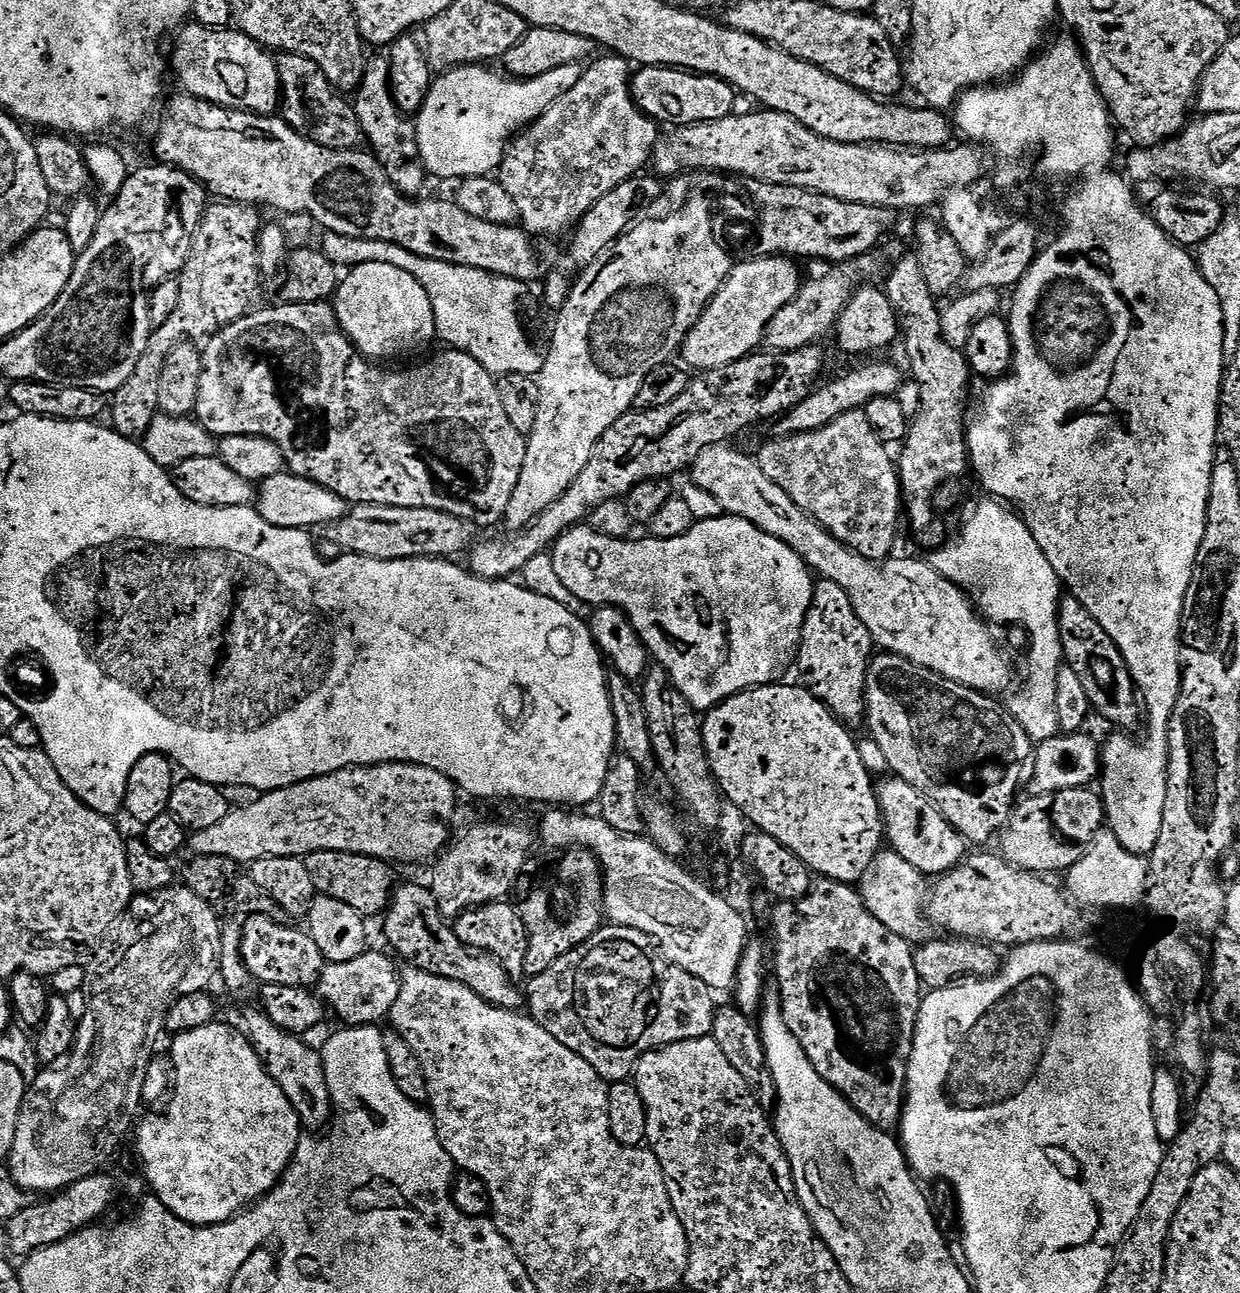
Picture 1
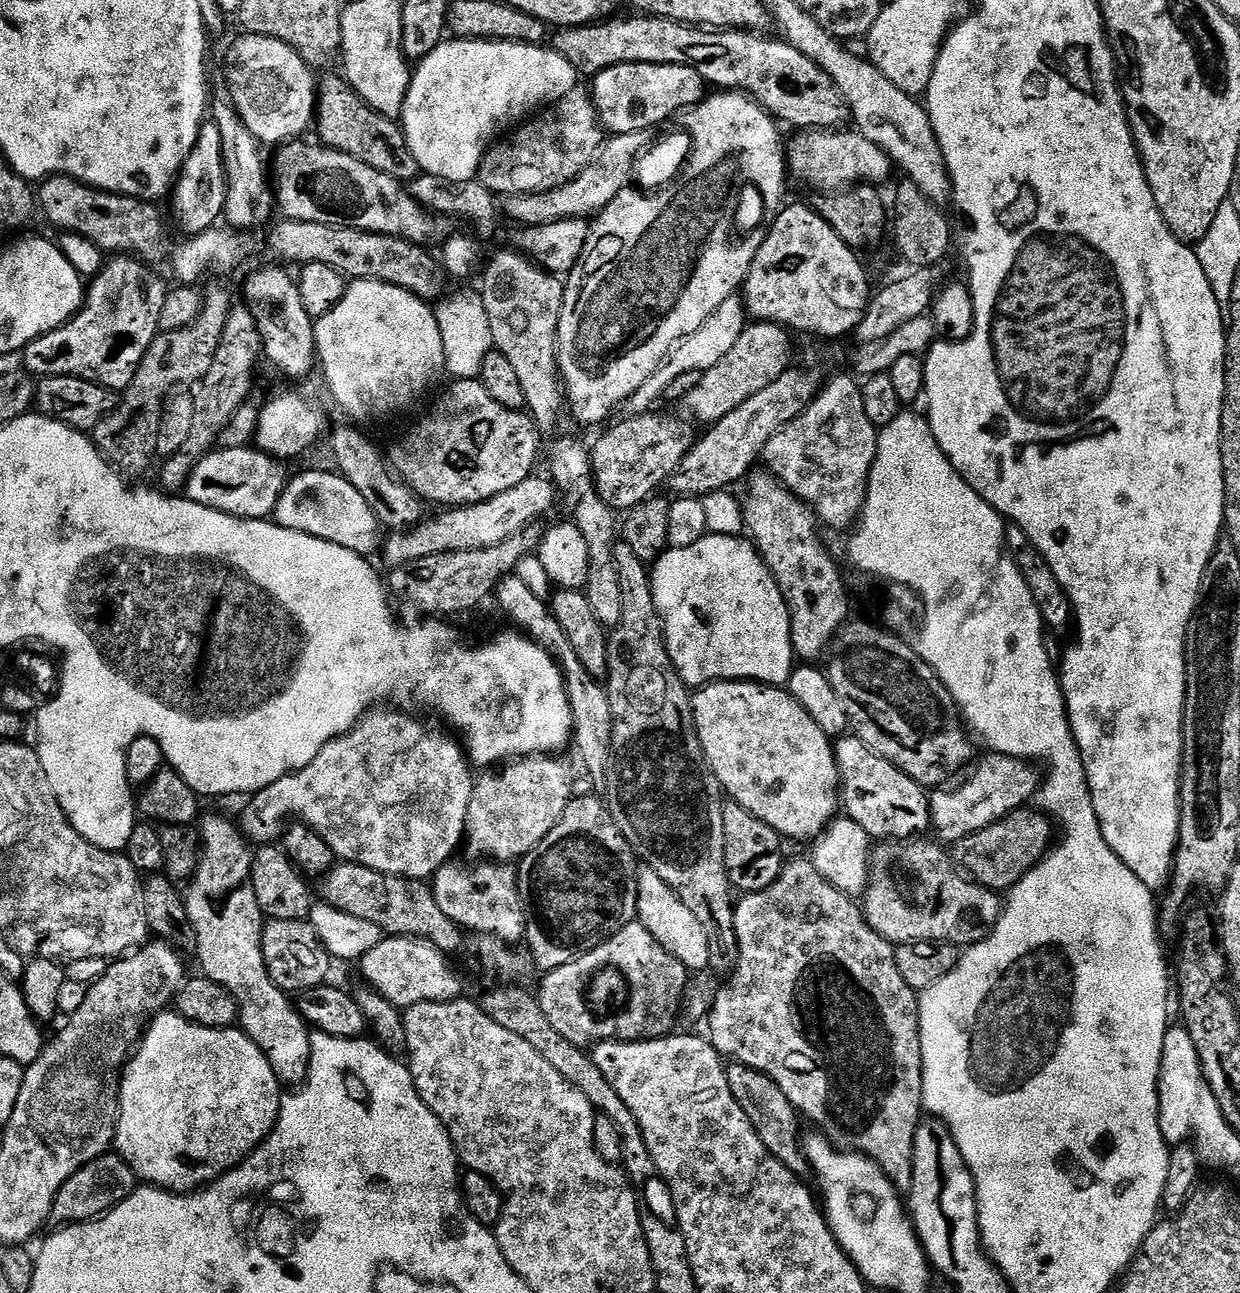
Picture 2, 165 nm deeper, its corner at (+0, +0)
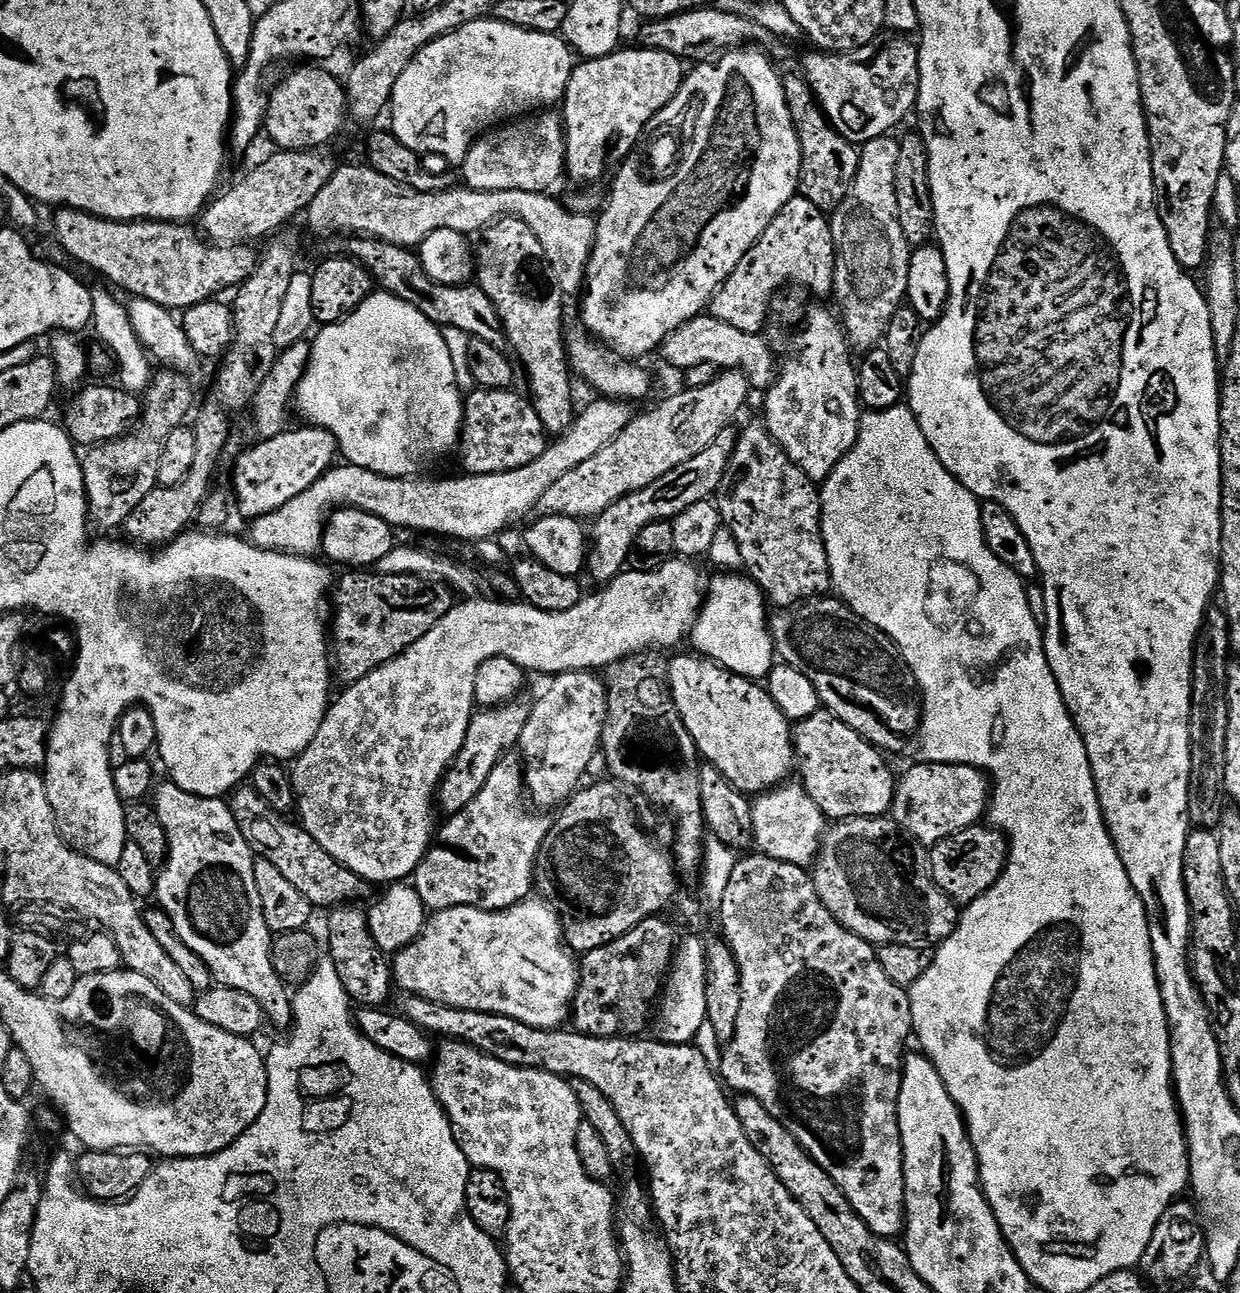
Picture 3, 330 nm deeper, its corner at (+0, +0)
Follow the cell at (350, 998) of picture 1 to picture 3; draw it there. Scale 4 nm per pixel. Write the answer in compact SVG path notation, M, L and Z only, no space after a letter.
M529 898L506 912L487 912L481 908L471 908L470 906L454 906L441 912L432 912L427 917L424 931L420 933L417 940L400 952L395 953L392 974L399 991L401 988L401 993L410 996L421 996L430 1002L438 1002L462 1010L502 1014L506 1018L526 1022L526 1026L534 1026L535 1028L564 1028L572 1015L572 1006L576 999L578 987L578 964L577 961L574 962L572 959L574 959L574 956L568 945L564 943L564 926L561 924L560 916L555 908L543 898Z

